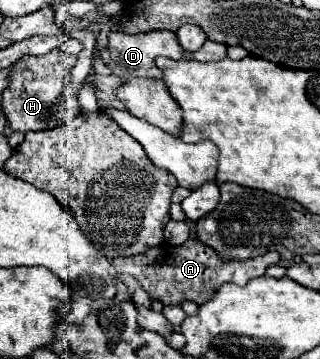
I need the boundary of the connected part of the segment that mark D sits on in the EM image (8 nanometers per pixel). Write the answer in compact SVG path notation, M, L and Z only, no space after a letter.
M115 31L109 35L109 53L111 53L111 63L109 63L109 69L123 77L125 81L127 79L161 79L163 73L157 69L155 65L155 59L159 55L165 55L165 57L171 57L171 59L183 59L185 57L185 51L181 49L179 41L177 41L177 35L173 31L149 31L149 33L137 33L137 35L127 35L123 31Z

